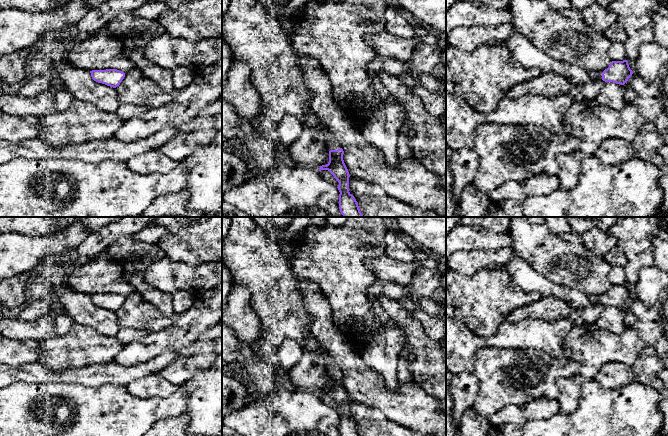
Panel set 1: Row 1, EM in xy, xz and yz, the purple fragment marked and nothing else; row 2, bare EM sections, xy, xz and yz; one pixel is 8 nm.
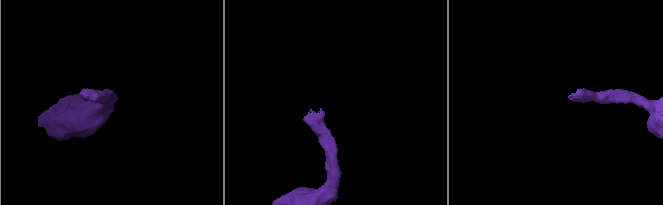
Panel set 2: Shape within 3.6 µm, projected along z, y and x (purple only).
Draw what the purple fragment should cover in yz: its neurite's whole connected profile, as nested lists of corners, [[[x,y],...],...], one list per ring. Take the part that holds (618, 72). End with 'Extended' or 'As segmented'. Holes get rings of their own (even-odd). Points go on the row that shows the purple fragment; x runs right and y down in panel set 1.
[[[514,30],[504,40],[511,60],[525,68],[538,68],[542,73],[554,73],[566,77],[572,86],[585,84],[592,79],[624,85],[633,72],[628,61],[612,61],[607,69],[593,75],[584,67],[562,62],[536,47],[528,38]]]. Extended

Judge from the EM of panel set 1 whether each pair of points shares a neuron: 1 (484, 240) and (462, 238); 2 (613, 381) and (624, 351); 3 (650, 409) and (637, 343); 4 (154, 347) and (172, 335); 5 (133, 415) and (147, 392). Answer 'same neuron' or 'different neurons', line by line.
1: same neuron
2: different neurons
3: different neurons
4: same neuron
5: different neurons

